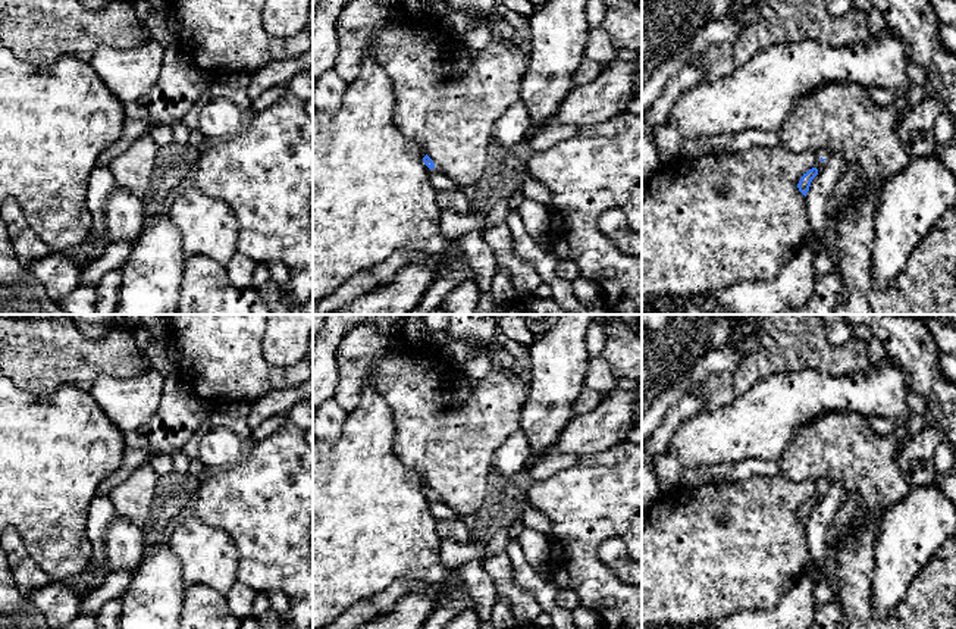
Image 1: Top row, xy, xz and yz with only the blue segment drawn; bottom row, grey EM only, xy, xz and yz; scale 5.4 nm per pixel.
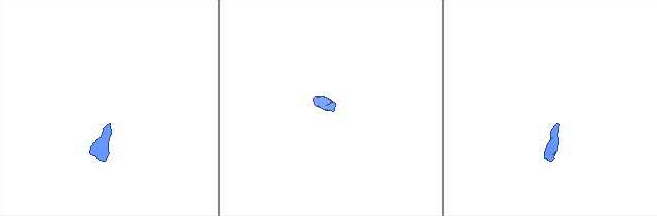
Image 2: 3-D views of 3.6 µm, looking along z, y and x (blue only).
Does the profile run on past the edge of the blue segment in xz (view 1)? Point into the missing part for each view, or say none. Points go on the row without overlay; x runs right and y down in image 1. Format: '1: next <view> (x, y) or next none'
1: next none

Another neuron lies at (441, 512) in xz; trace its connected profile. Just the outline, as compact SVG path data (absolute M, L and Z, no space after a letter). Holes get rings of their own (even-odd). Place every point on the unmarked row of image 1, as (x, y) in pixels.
M430 498L429 510L436 520L452 520L458 517L457 513L449 506L446 506L443 501L438 498Z

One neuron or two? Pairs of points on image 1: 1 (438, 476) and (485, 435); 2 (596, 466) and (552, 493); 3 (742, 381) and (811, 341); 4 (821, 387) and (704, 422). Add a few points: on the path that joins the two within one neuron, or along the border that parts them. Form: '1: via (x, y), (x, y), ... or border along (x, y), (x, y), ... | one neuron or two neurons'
1: via (450, 465), (473, 441) | one neuron
2: via (586, 476), (570, 493), (563, 493) | one neuron
3: via (759, 365), (787, 341), (793, 341) | one neuron
4: via (792, 400), (781, 403), (761, 422), (733, 422) | one neuron

